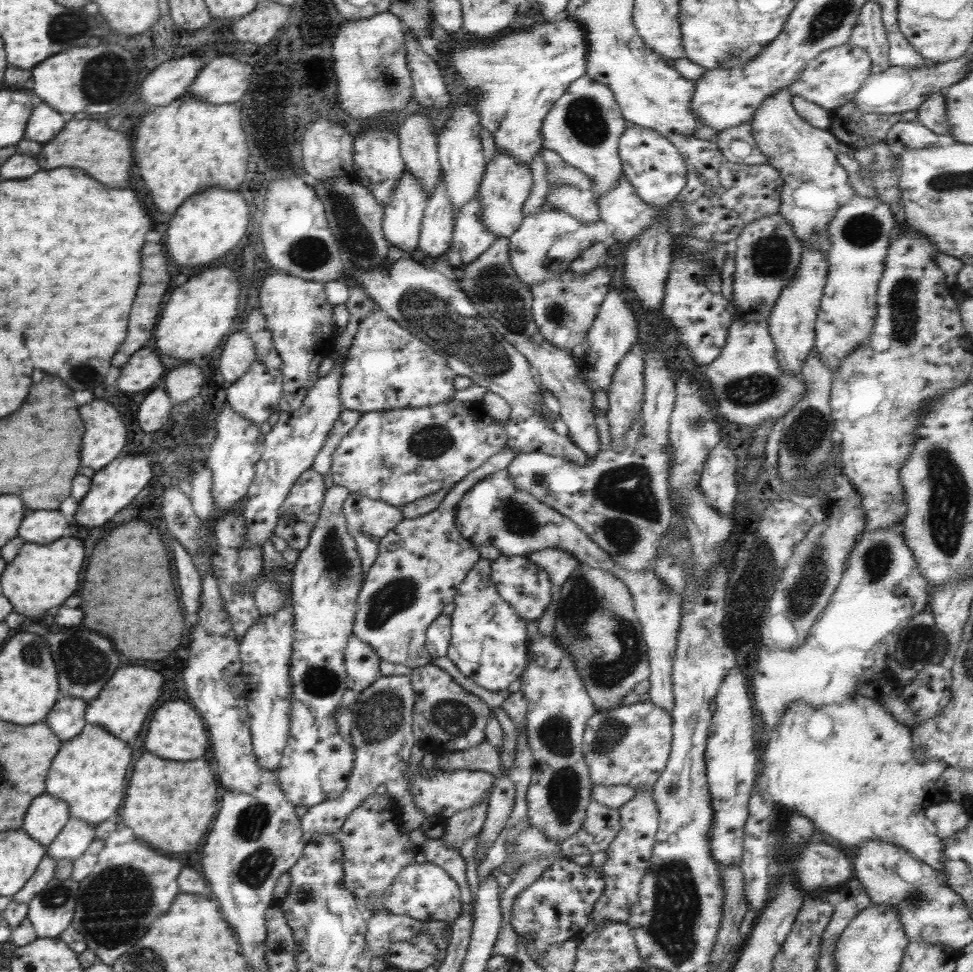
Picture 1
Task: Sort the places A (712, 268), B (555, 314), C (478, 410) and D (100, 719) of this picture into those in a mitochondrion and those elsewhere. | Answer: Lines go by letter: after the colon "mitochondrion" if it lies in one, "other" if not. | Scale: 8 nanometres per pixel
A: other
B: mitochondrion
C: other
D: other

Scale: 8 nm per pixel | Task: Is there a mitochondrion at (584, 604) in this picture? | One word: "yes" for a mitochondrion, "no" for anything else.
yes

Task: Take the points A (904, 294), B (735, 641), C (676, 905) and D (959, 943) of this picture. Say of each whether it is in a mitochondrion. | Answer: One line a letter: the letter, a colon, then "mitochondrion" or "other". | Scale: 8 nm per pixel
A: mitochondrion
B: other
C: mitochondrion
D: other

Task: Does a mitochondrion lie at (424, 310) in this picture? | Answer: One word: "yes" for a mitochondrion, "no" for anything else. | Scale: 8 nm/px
yes

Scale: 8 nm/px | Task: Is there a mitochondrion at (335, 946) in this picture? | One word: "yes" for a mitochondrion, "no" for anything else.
no

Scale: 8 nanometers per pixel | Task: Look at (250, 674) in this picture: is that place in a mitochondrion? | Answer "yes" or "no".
no

